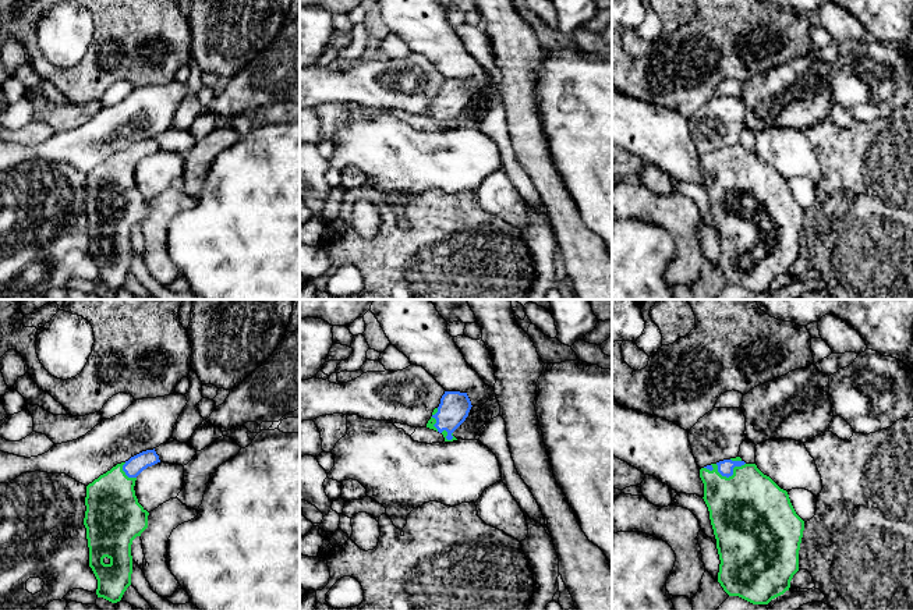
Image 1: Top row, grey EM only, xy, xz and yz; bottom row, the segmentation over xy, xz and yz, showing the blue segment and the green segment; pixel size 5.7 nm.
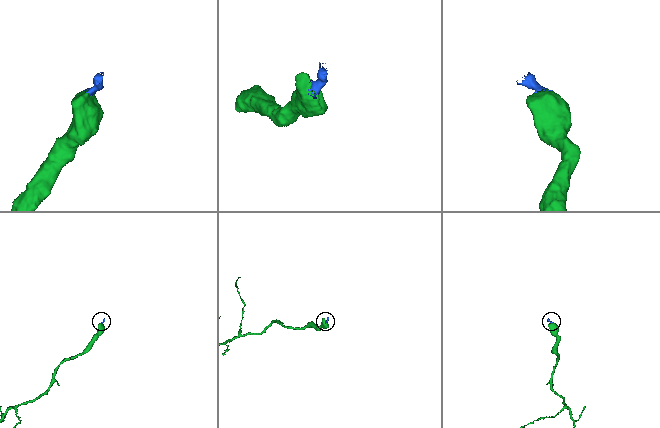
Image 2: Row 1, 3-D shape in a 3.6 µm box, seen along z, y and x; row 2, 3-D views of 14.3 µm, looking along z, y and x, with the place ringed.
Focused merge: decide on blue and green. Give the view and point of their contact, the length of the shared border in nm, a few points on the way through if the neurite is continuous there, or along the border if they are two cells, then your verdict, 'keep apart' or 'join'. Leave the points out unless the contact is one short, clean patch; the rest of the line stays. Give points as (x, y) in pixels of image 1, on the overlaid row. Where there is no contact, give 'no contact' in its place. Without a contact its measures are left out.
contact yz (729, 475); length 180 nm; way yz (725, 468), (729, 475), (729, 485), (749, 513); join

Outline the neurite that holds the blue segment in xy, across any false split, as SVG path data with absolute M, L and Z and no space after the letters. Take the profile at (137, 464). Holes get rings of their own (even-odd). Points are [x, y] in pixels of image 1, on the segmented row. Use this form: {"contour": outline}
{"contour": "M153 450L117 464L86 486L85 518L89 567L98 579L98 597L121 600L131 585L131 545L148 528L149 513L135 496L137 476L160 462Z"}

